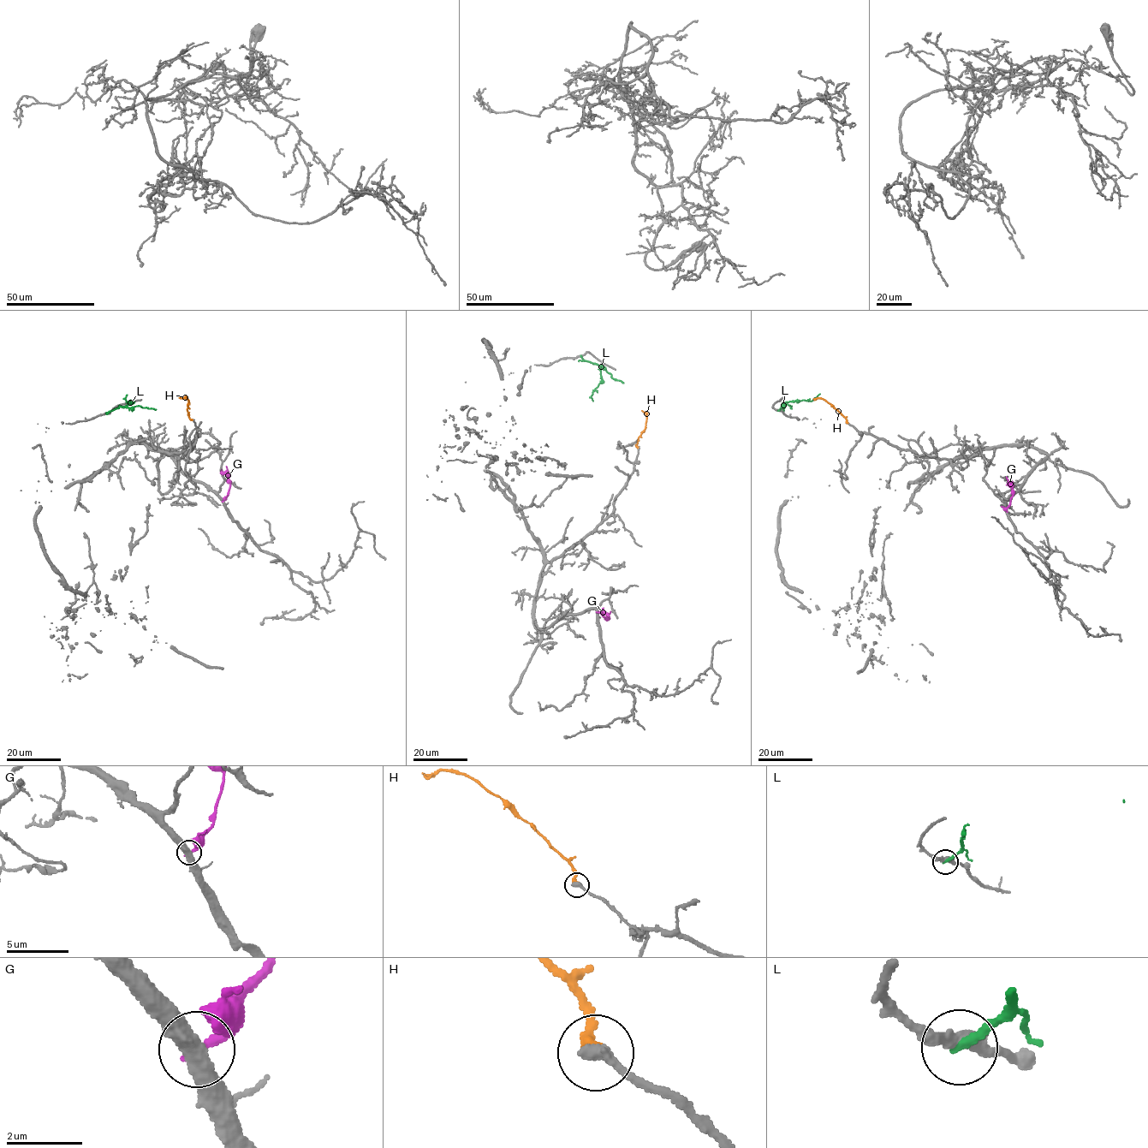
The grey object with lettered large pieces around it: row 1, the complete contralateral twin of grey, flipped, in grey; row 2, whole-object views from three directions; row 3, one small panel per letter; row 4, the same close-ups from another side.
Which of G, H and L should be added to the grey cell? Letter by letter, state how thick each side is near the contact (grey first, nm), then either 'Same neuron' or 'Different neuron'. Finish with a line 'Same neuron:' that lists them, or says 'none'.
G: Thickness 480 nm (grey) against 240 nm. Different neuron
H: Thickness 360 nm (grey) against 400 nm. Same neuron
L: Thickness 340 nm (grey) against 240 nm. Different neuron
Same neuron: H

